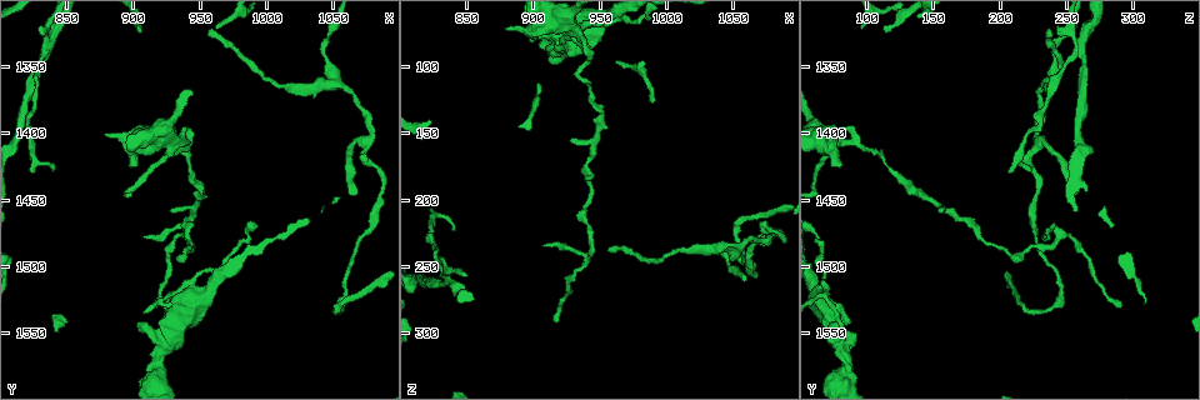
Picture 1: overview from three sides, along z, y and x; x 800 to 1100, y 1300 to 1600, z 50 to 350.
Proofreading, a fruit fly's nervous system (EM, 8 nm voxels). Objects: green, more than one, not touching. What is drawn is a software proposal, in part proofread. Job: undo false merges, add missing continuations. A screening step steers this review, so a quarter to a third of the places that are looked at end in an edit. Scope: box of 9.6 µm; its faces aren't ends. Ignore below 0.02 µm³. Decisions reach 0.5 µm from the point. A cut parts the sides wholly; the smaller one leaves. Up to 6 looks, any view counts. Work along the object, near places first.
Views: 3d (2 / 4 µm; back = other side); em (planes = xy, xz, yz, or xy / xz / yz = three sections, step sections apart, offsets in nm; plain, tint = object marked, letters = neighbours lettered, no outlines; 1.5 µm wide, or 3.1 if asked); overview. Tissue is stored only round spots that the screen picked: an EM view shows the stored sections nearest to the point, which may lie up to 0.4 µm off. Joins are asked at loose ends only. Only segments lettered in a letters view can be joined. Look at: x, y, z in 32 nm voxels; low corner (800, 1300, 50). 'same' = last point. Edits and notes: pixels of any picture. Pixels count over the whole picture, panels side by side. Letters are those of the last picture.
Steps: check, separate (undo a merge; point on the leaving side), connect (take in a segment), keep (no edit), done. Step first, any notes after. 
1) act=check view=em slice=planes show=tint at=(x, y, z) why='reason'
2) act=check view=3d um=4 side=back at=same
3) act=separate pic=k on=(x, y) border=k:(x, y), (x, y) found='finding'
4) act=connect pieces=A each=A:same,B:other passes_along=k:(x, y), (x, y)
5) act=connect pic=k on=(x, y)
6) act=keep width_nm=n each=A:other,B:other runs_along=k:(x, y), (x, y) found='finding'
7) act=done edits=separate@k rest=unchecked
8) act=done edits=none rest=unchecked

act=check view=3d um=2 at=(926, 1556, 80) why='thin neck'

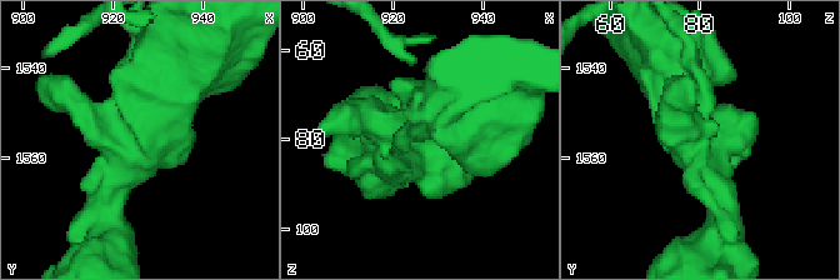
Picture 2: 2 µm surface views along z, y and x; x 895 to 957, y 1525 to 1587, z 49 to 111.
act=check view=em slice=planes show=letters at=(924, 1558, 80)

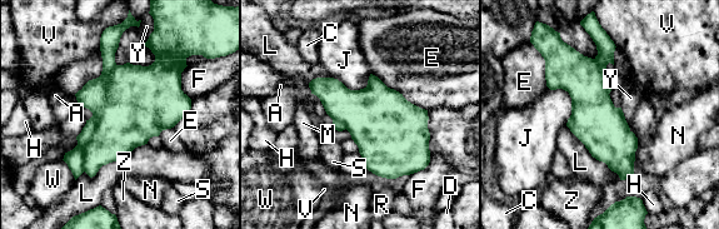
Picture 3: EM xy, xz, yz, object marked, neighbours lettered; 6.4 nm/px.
act=separate pic=3 on=(74, 158) longest_contact=L:500nm each=A:other,C:other,D:other,E:other,F:other,H:other,J:other,L:other,M:other,N:other,R:other,S:other,V:other,W:other,Y:other,Z:other found='a second cell is stuck on'

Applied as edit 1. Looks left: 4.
act=check view=overview why='see it whole again'

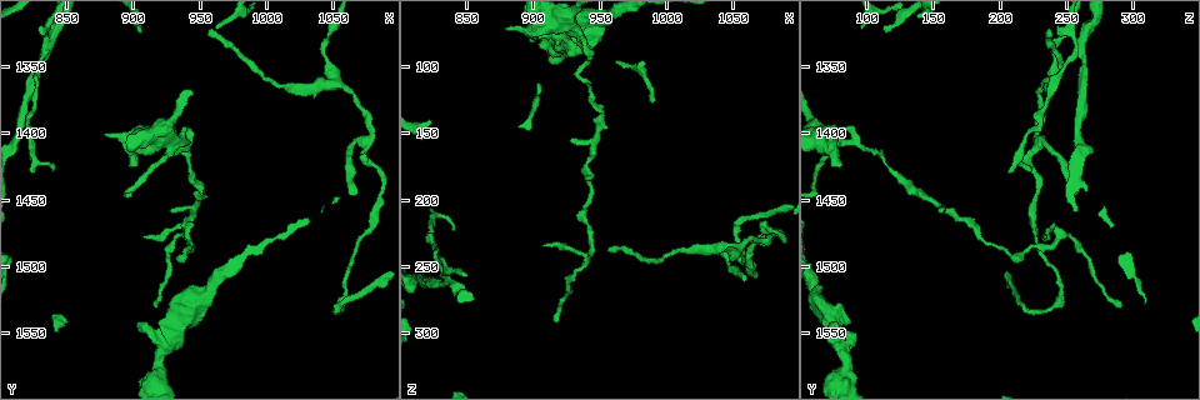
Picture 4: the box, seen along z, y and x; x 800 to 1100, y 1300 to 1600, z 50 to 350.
act=check view=em slice=planes show=plain at=(958, 1324, 238) why='long arm stops here'

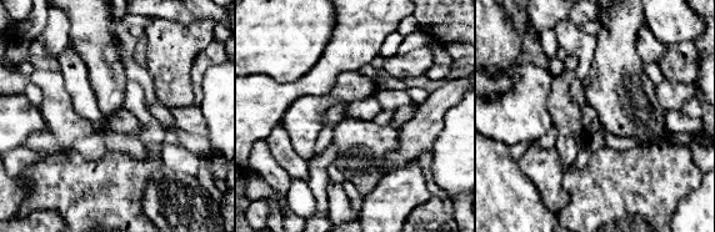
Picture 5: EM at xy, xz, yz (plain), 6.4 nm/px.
act=check view=em slice=planes show=letters at=same why='see the neighbours'

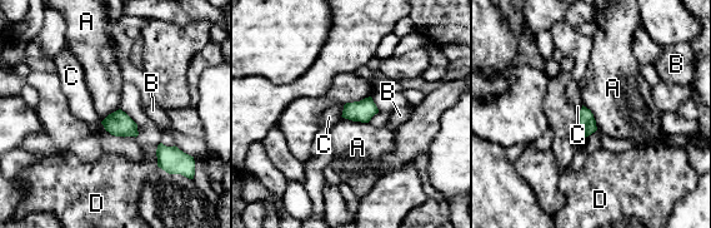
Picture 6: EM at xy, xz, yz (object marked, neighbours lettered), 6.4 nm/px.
act=keep longest_contact=A:180nm each=A:other,B:other,C:other,D:other border=6:(341, 115), (367, 123) found='none of them fits'

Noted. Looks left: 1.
act=done edits=separate@3 rest=unchecked

